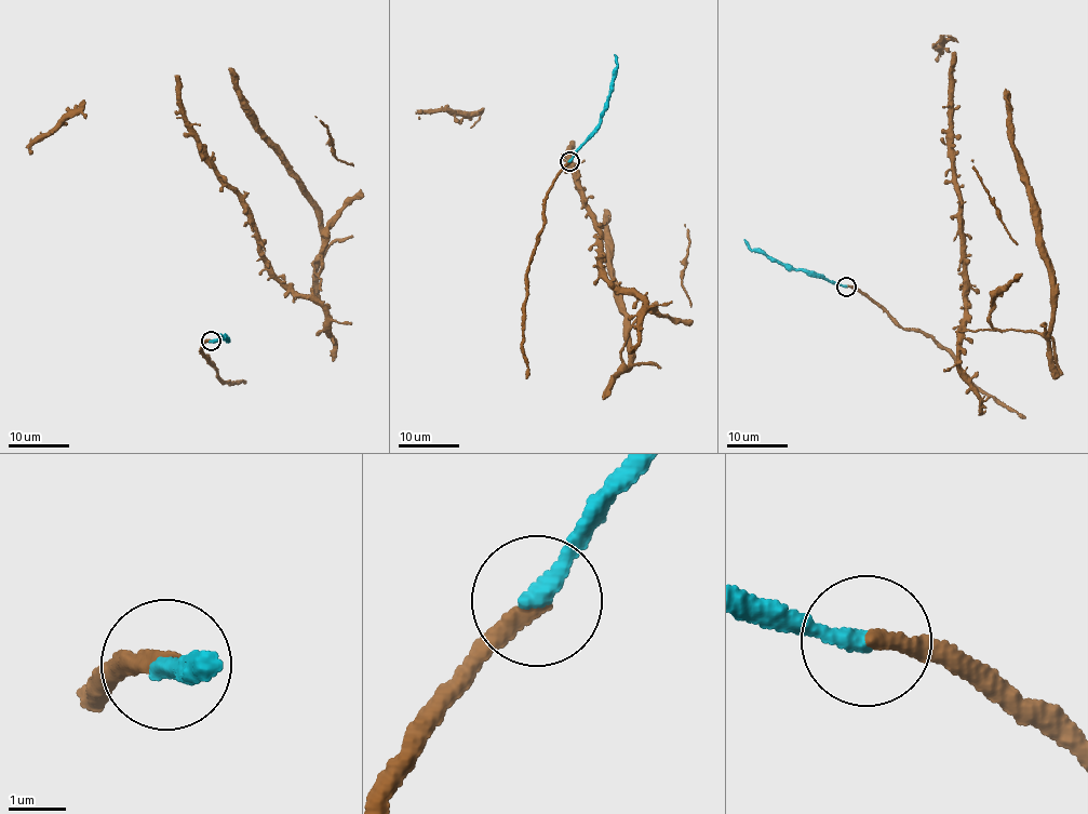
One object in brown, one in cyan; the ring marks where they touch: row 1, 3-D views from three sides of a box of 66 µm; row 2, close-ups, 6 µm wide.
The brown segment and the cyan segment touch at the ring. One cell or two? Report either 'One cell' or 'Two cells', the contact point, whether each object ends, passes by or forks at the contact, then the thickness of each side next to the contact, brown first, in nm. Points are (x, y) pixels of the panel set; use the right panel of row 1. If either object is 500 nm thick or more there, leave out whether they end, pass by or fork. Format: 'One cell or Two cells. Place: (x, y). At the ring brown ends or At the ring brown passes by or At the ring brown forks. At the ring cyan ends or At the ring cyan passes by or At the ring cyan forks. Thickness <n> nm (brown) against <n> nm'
One cell. Place: (846, 287). At the ring brown ends. At the ring cyan ends. Thickness 320 nm (brown) against 320 nm

